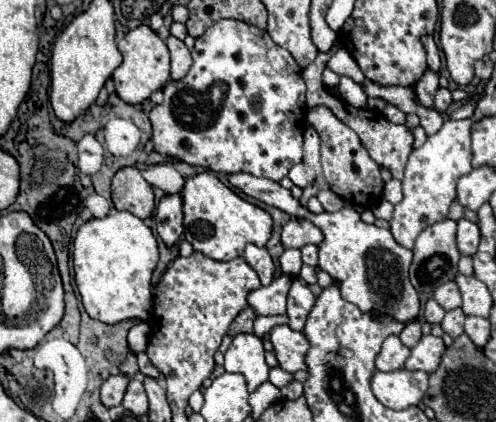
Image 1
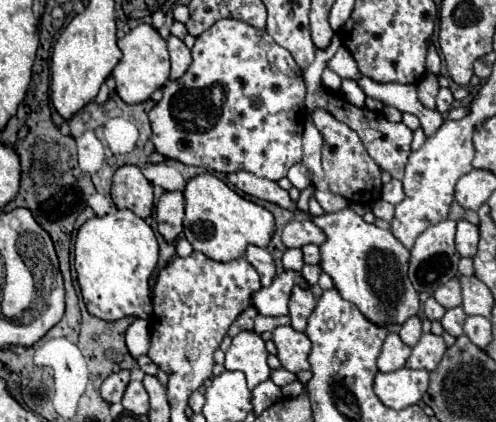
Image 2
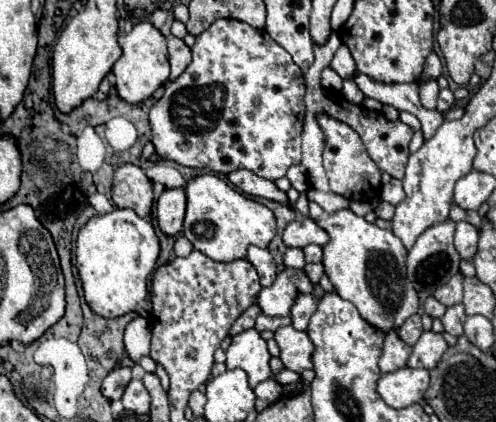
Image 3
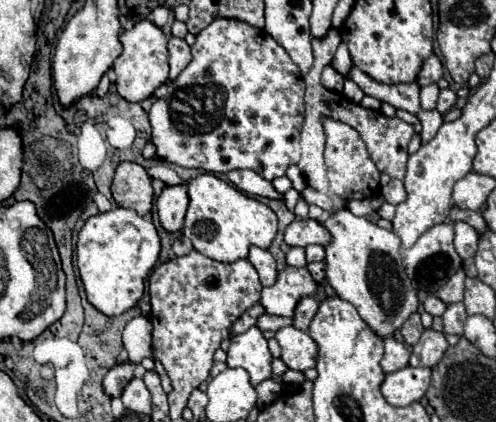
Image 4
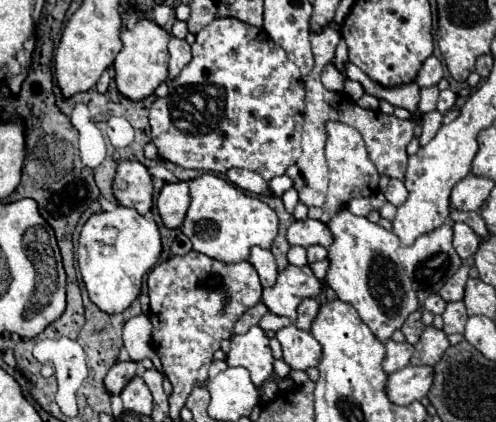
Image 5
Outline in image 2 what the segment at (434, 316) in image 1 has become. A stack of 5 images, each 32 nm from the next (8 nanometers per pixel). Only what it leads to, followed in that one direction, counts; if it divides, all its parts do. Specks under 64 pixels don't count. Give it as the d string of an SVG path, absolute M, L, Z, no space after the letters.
M428 298L426 300L426 304L424 304L426 318L430 318L430 320L442 320L444 312L446 312L446 308L442 304L438 304L434 298Z

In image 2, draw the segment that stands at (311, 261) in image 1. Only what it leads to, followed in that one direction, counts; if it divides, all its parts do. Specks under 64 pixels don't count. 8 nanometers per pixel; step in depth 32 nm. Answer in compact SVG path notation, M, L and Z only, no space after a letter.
M308 244L308 246L302 248L302 252L304 252L304 262L306 264L318 264L320 262L320 246Z

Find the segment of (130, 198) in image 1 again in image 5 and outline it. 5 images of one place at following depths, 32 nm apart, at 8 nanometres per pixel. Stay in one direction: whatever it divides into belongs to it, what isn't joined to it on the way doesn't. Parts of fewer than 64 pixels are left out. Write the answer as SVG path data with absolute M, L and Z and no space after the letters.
M122 160L114 178L114 196L122 206L130 206L140 214L153 207L152 176L138 160Z

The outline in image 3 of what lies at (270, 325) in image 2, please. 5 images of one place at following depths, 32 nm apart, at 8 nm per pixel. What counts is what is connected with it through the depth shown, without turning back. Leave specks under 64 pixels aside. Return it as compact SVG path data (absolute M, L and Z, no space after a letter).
M260 314L255 320L255 328L258 332L264 332L264 330L276 330L280 326L288 326L292 324L290 316L287 317L270 317L264 314Z

